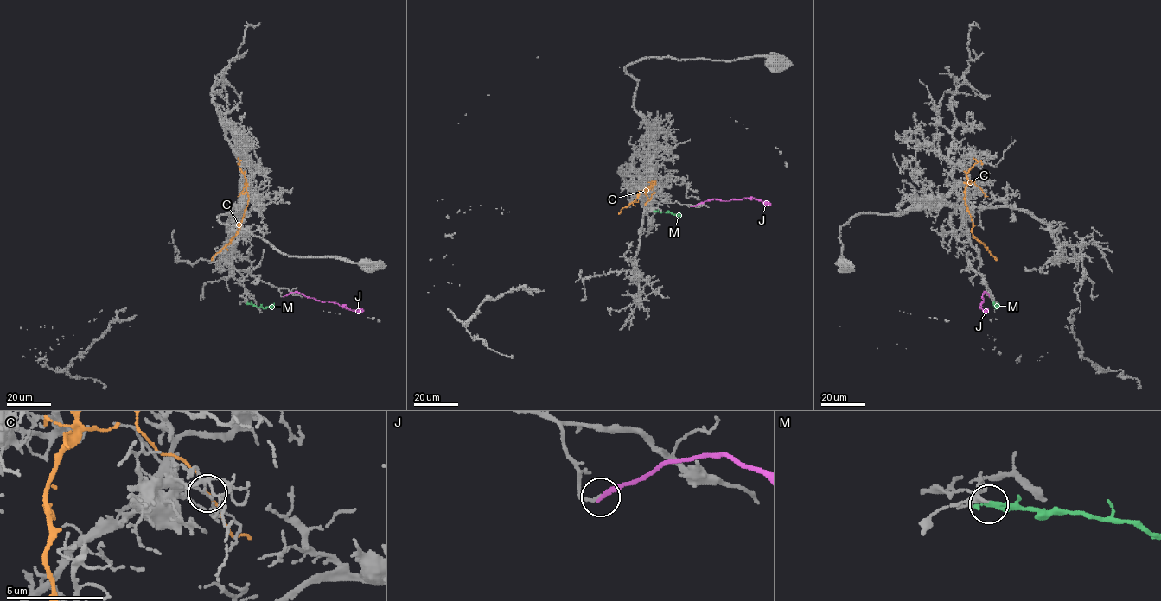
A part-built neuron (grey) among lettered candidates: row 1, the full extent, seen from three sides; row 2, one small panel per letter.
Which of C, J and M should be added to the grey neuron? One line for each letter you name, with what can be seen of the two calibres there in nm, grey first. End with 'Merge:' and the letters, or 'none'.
M: 260 nm thick on the grey side, 400 nm on the other
Merge: M

